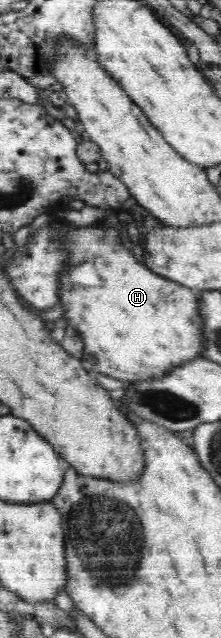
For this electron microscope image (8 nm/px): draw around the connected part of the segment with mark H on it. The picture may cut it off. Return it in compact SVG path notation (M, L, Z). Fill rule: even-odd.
M103 220L100 222L89 224L84 228L77 229L75 231L75 235L73 235L73 245L72 245L72 253L71 260L68 261L68 264L64 265L64 271L60 273L60 301L61 307L64 309L63 316L68 323L68 327L73 327L80 333L80 336L83 337L84 340L84 353L83 358L80 360L83 363L83 367L87 369L87 371L93 371L91 373L91 377L98 373L103 373L103 375L108 375L109 377L114 377L115 379L120 379L125 382L134 382L141 380L150 380L153 378L158 378L163 374L166 374L169 370L172 370L174 367L185 363L186 361L191 361L191 359L195 359L195 357L201 357L201 351L203 351L203 336L202 336L202 325L200 318L200 313L197 314L198 307L198 299L199 291L195 291L193 289L189 289L189 287L185 287L180 283L177 283L175 280L171 281L163 277L161 274L155 273L153 270L145 267L144 264L141 264L137 259L133 256L132 251L127 249L125 245L121 242L121 237L119 236L119 228L105 228L103 226ZM85 263L93 263L93 267L95 267L98 272L101 281L103 281L102 287L81 287L81 285L72 285L68 282L68 274L75 268L81 267L81 265L85 265Z

